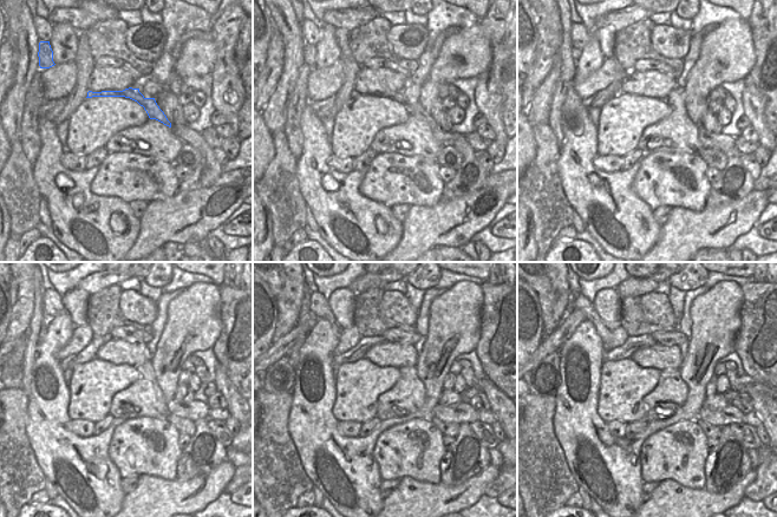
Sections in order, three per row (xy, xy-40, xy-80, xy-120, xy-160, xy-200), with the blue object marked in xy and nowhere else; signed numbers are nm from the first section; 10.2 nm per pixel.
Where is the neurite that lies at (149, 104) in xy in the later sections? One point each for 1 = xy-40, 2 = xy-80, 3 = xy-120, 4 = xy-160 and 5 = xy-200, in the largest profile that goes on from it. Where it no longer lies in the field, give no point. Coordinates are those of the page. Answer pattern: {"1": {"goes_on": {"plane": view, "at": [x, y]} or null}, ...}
{"1": {"goes_on": {"plane": "xy-40", "at": [417, 110]}}, "2": {"goes_on": {"plane": "xy-80", "at": [722, 142]}}, "3": {"goes_on": {"plane": "xy-120", "at": [195, 410]}}, "4": {"goes_on": {"plane": "xy-160", "at": [464, 412]}}, "5": {"goes_on": {"plane": "xy-200", "at": [730, 414]}}}

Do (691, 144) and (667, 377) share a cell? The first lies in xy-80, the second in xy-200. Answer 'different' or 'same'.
same

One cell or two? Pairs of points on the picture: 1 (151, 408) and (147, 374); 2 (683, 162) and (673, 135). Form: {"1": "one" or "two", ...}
{"1": "one", "2": "two"}

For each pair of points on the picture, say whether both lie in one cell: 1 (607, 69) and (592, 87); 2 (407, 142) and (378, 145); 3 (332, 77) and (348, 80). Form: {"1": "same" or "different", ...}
{"1": "same", "2": "same", "3": "different"}

